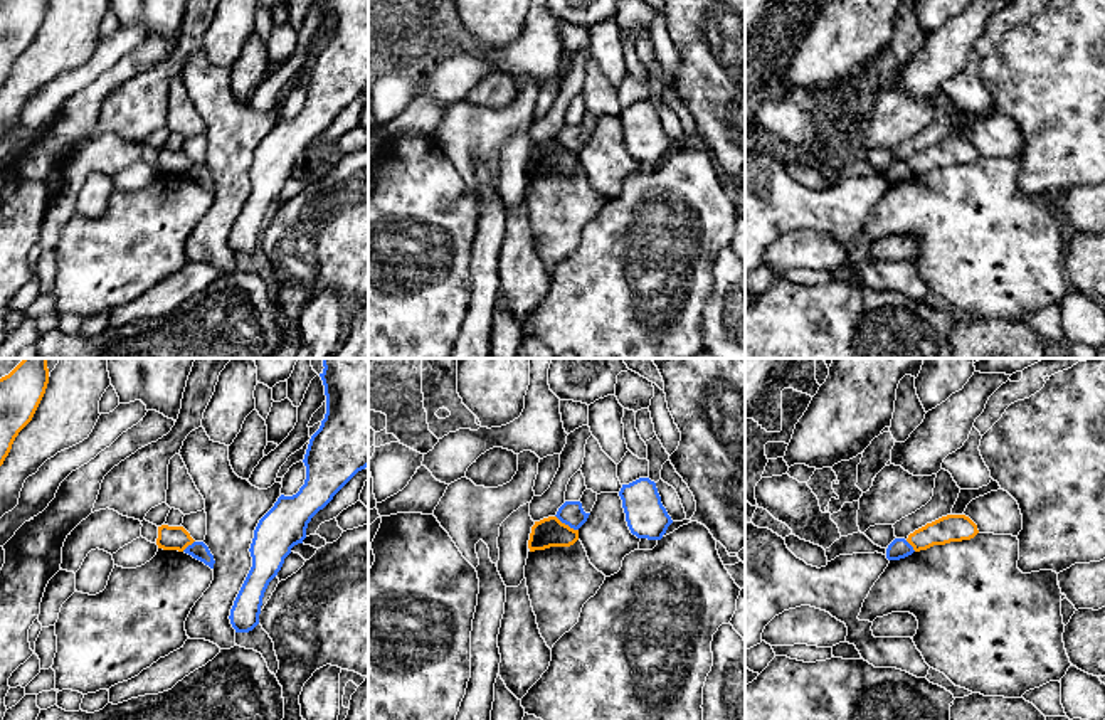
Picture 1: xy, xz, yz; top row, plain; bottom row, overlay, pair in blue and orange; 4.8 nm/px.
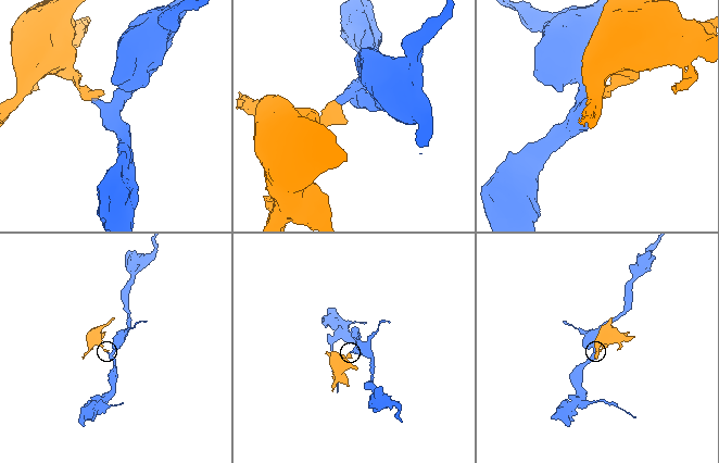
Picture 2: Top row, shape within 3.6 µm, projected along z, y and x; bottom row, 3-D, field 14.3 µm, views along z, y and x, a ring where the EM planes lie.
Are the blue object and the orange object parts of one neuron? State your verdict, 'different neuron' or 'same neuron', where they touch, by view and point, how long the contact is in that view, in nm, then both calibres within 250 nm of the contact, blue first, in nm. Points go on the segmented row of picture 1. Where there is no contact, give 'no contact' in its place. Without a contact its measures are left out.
different neuron | xz (567, 524) | 130 nm | 120/140 nm

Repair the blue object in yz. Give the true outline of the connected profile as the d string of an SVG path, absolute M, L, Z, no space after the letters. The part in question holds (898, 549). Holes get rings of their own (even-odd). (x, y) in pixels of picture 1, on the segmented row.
M895 538L886 548L888 560L900 560L912 555L915 550L905 538Z

